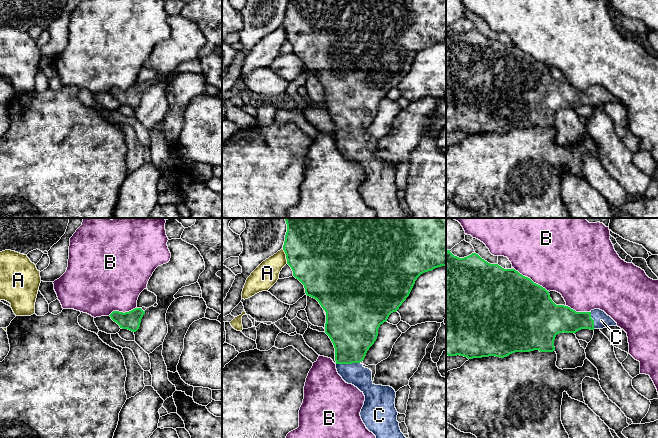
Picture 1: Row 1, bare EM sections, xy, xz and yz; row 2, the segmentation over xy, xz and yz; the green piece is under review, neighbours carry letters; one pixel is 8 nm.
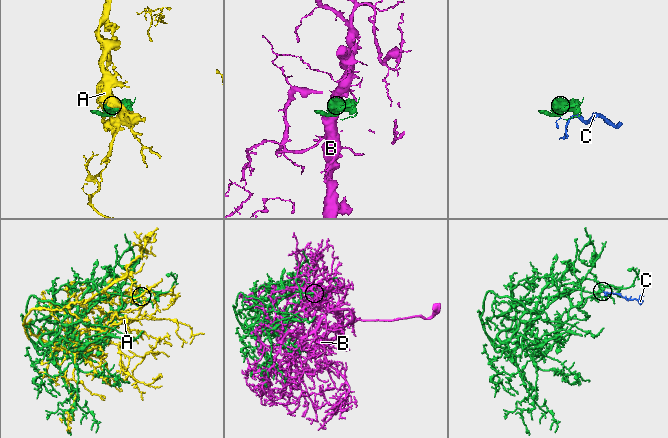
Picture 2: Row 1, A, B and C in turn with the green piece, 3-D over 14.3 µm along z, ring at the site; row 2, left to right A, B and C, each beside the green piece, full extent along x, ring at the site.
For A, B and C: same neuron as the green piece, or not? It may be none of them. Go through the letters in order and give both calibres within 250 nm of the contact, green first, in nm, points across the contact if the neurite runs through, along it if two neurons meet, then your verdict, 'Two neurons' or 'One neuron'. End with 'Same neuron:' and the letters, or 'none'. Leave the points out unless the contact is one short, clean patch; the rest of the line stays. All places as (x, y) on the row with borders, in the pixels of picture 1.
A: Thickness 500 nm (green) against 190 nm. Two neurons
B: Thickness 500 nm (green) against 500 nm. Two neurons
C: Thickness 360 nm (green) against 170 nm. Path across: xz (352, 333), (347, 363), (355, 374). One neuron
Same neuron: C

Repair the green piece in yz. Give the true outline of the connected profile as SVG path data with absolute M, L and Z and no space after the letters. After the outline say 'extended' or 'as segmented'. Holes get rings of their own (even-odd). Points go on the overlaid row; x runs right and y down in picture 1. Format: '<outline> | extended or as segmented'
M446 251L446 355L468 359L495 356L504 358L515 352L555 351L554 340L559 333L576 333L581 329L603 329L617 323L600 309L576 312L568 306L556 305L549 291L523 276L515 269L490 264L478 254L459 258Z | extended

